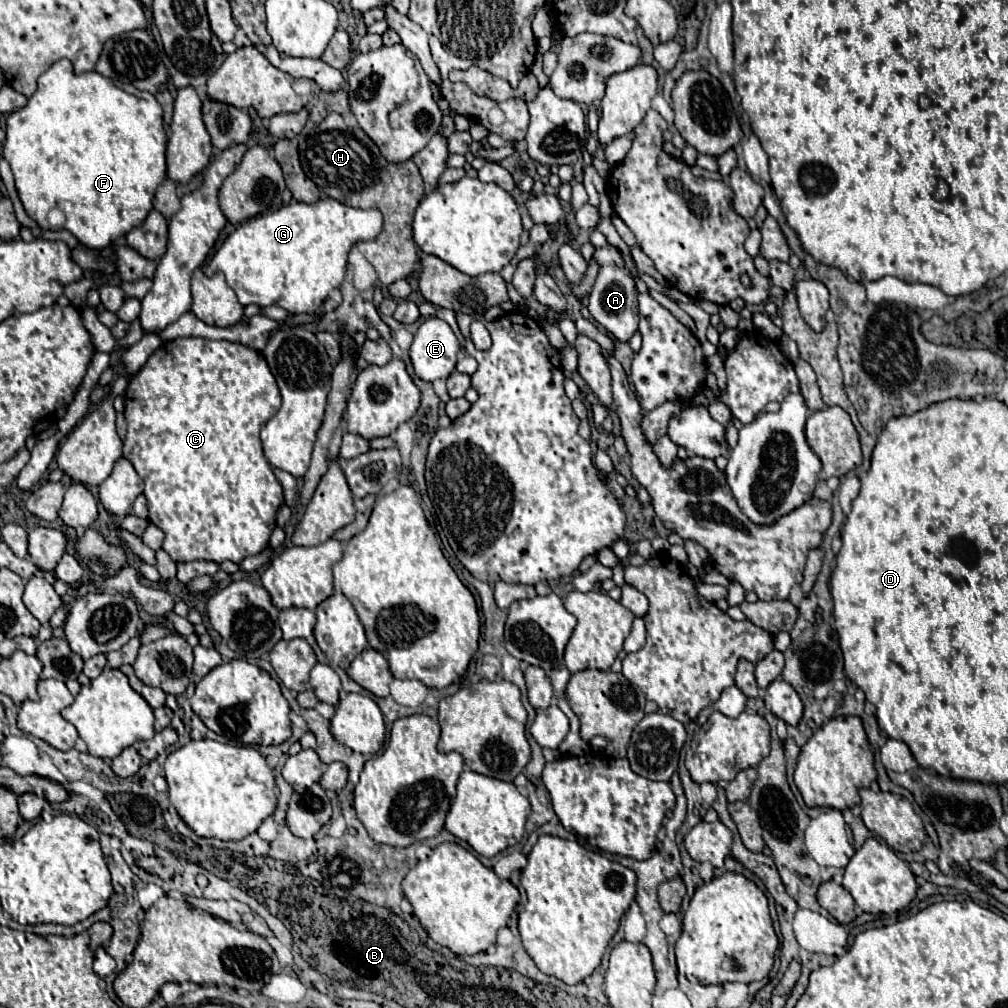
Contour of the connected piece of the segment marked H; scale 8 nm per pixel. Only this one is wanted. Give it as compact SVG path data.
M329 114L321 124L313 126L305 138L299 140L299 158L301 158L303 172L307 172L307 176L317 184L317 188L321 190L323 196L335 198L335 200L339 200L347 206L353 206L353 208L379 208L383 212L383 230L381 230L381 234L375 240L359 242L357 248L367 258L367 262L375 268L377 278L385 286L389 286L397 280L409 278L413 274L413 266L421 260L419 254L417 254L417 246L413 242L411 222L413 222L415 208L419 206L421 198L425 196L423 180L421 180L419 168L415 166L415 162L413 160L405 160L401 164L387 162L383 158L383 154L379 152L377 144L363 132L363 128L359 128L357 124L353 124L353 126L345 124L345 120L339 114Z

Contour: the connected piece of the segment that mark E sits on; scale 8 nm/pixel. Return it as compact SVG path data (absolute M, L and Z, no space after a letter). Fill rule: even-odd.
M425 318L411 344L415 374L425 382L449 378L449 374L455 372L457 352L459 340L449 324L439 318Z

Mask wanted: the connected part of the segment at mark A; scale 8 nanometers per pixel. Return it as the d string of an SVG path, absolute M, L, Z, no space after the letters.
M613 246L597 248L593 258L601 264L601 272L589 296L589 304L587 304L589 314L597 320L597 324L601 324L615 338L615 342L629 342L631 336L637 332L637 322L639 322L637 288L631 278L631 272L625 268L621 254Z

